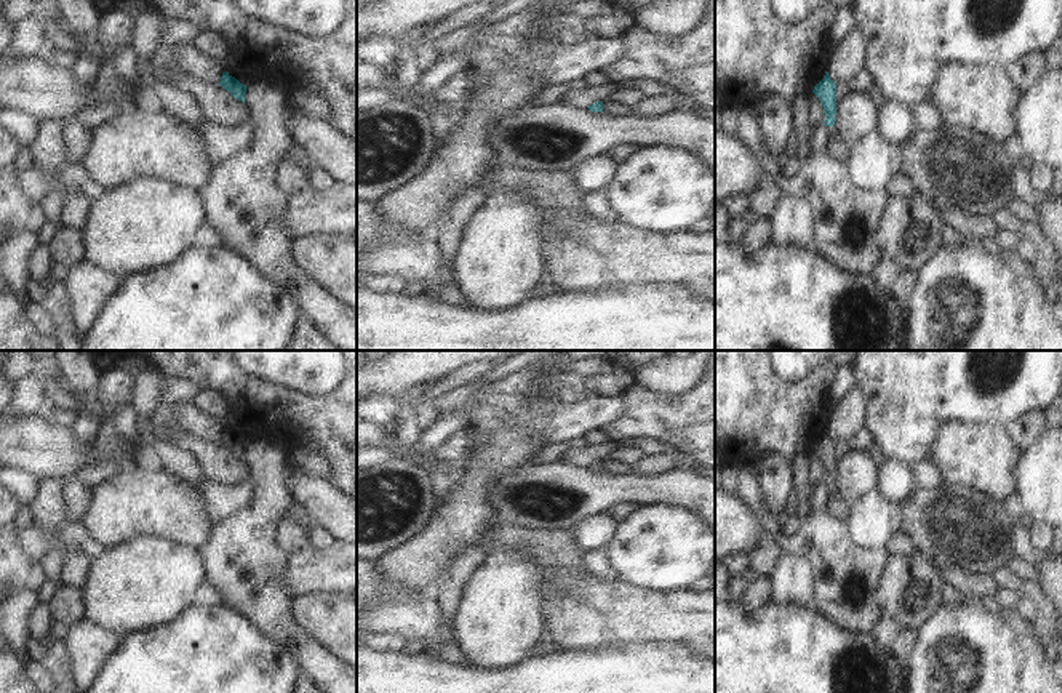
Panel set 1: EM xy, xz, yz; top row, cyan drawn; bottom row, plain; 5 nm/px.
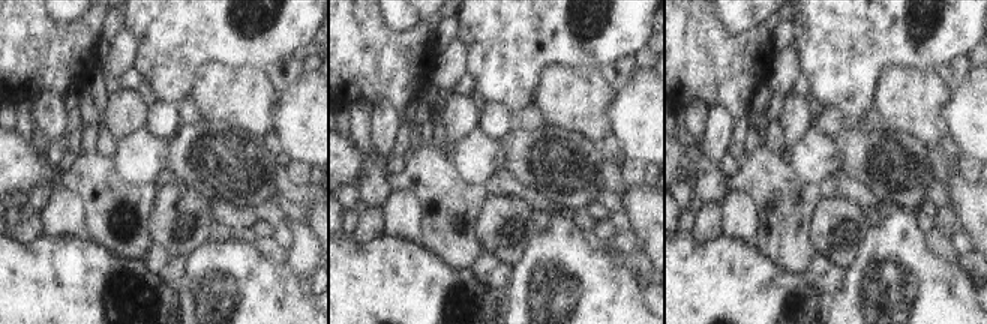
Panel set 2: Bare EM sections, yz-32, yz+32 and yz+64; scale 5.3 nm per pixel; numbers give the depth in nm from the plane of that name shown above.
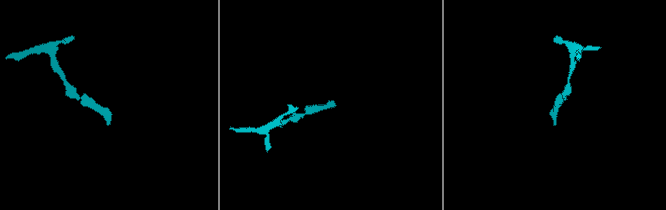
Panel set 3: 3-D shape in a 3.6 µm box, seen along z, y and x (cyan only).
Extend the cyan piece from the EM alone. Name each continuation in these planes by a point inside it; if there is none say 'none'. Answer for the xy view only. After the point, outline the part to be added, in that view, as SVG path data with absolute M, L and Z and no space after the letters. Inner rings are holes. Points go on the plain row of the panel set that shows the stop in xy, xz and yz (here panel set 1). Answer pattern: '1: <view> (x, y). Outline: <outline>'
none.

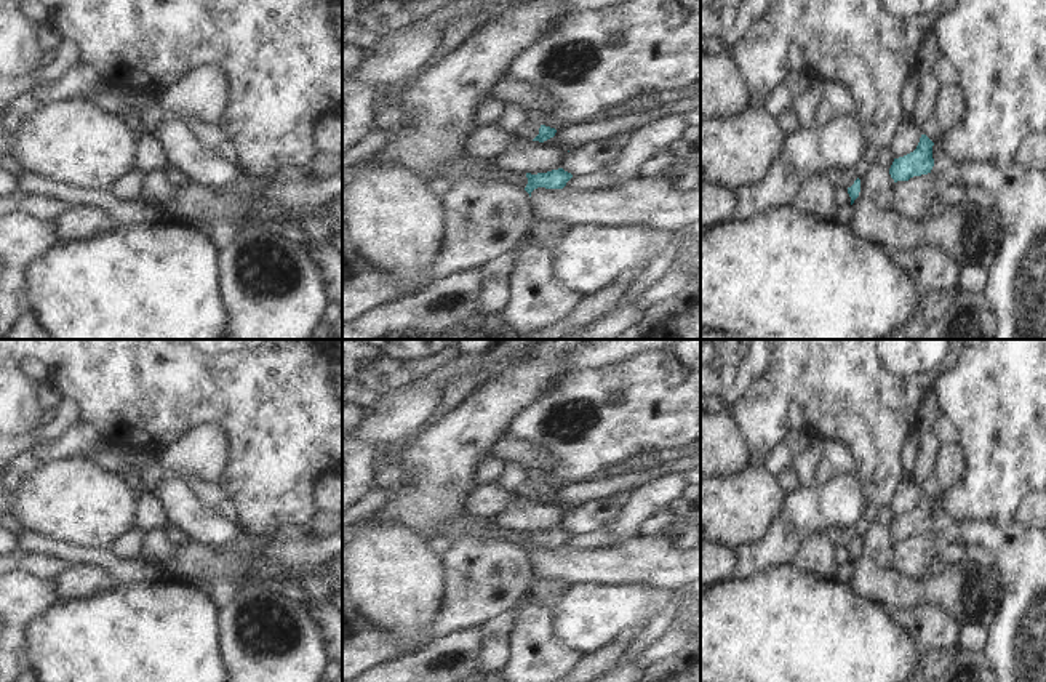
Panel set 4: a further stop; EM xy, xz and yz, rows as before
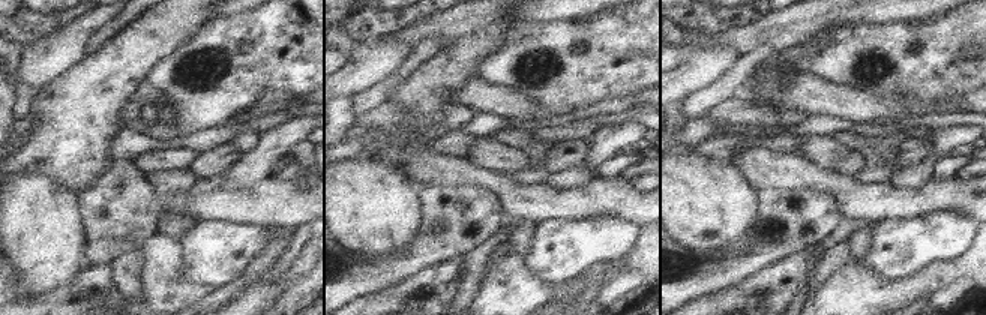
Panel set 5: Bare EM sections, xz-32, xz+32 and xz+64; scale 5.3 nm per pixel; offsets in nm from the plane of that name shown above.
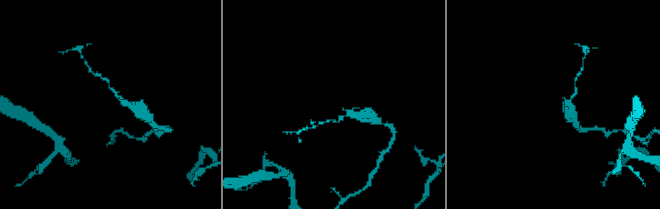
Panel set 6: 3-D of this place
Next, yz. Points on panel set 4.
1: yz (846, 535). Outline: M843 527L843 528L836 530L833 536L835 536L836 543L841 543L848 548L857 538L857 532L854 530L854 527Z

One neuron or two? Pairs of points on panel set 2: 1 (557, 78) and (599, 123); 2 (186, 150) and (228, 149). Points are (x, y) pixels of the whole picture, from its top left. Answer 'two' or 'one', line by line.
1: one
2: one

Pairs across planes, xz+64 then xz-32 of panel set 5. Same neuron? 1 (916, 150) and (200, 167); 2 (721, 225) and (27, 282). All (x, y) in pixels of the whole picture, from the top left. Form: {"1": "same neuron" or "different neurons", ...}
{"1": "same neuron", "2": "same neuron"}

